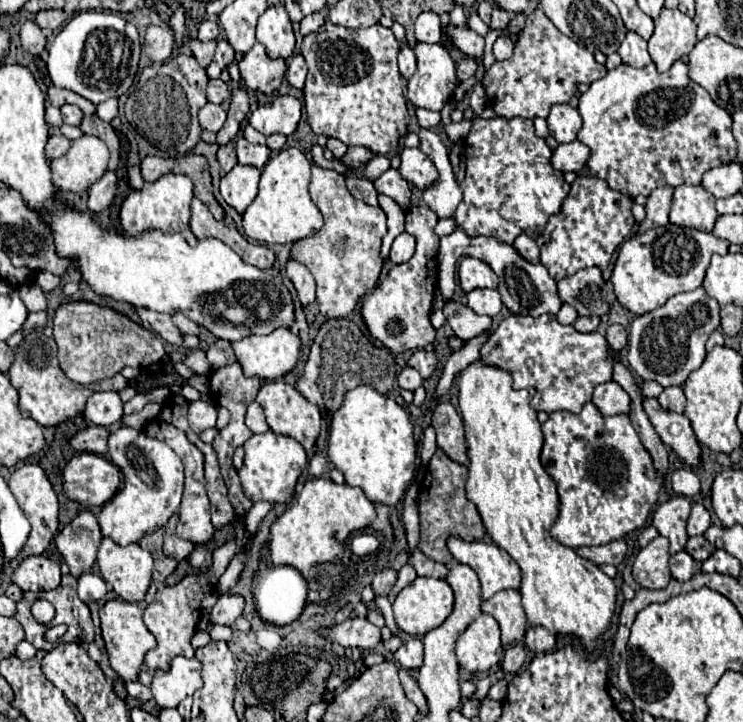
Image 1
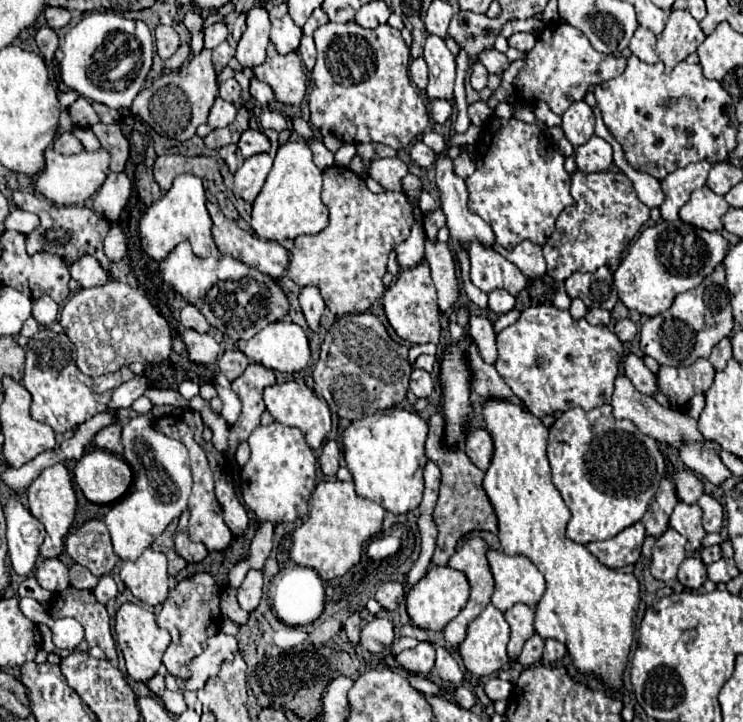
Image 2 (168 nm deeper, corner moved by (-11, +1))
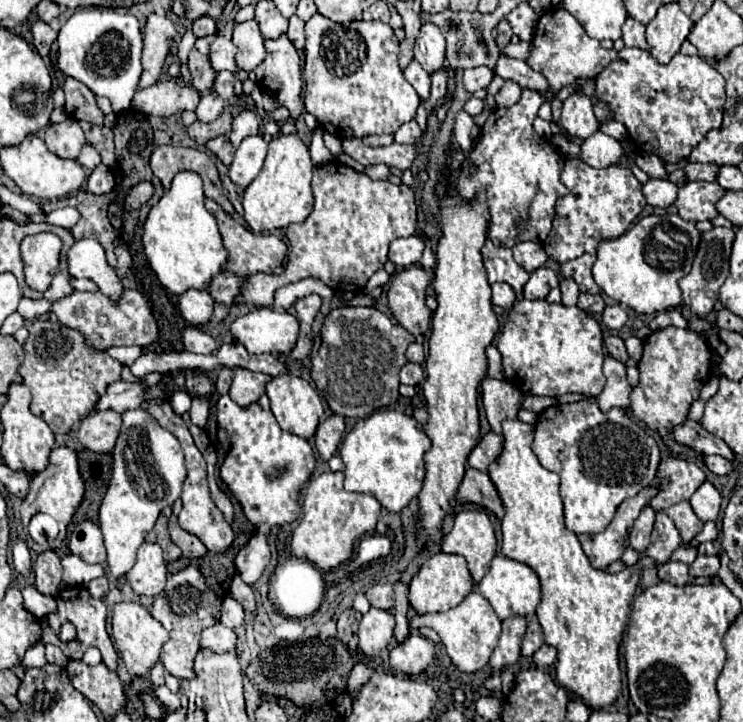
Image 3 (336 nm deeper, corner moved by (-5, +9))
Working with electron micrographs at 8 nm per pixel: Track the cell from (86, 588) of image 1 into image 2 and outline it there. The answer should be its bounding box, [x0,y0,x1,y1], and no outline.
[93,576,117,604]

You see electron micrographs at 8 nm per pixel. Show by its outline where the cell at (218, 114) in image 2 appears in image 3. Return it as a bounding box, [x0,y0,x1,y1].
[195,92,225,122]

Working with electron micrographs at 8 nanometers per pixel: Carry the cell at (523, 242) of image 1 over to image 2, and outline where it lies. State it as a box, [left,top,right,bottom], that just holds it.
[503,240,545,278]

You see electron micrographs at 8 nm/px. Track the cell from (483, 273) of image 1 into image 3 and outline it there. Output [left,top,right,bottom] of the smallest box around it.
[481,240,529,292]

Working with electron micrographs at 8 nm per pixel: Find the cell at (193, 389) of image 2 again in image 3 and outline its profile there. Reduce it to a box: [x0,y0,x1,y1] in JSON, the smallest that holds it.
[169,390,191,416]

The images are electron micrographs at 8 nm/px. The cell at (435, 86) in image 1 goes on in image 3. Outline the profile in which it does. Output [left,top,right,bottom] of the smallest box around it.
[415,22,445,74]

